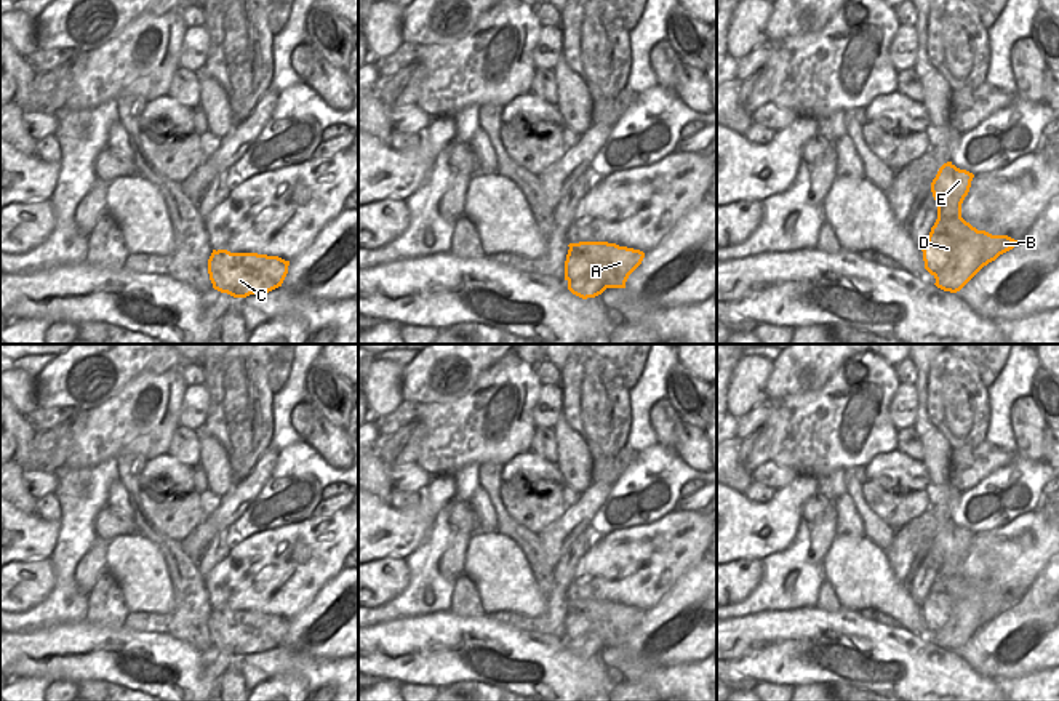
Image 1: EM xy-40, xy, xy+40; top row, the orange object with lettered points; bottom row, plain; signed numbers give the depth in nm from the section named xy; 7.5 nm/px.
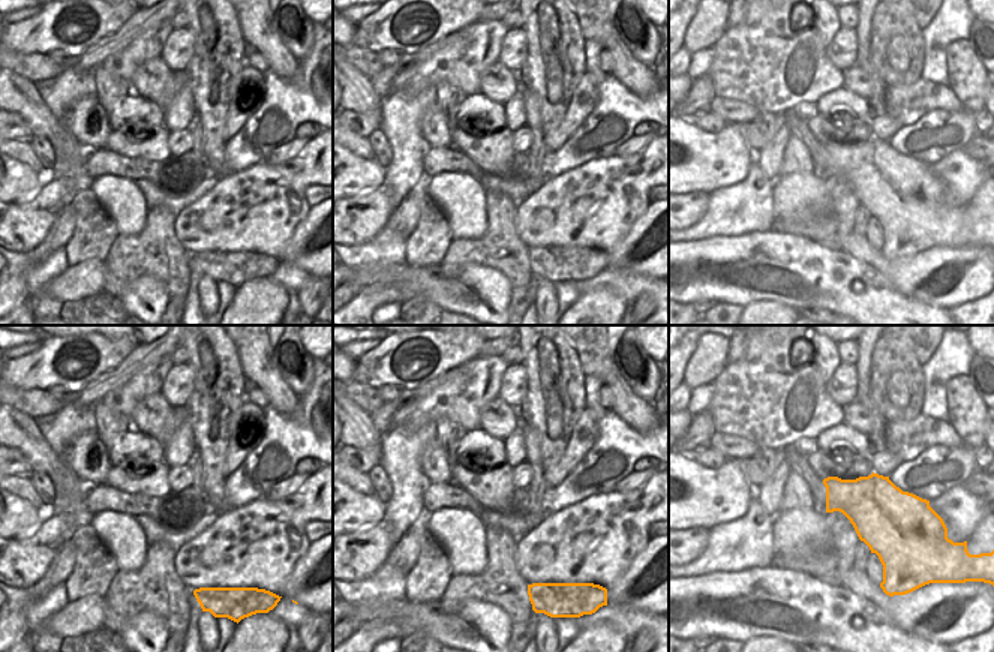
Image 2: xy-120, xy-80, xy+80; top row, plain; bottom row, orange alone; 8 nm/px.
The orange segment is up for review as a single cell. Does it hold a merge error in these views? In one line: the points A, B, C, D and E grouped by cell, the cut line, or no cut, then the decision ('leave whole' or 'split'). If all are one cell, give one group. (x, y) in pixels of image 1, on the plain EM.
groups A B D E / C; cut xy-40 (216, 610), (234, 624), (245, 624), (253, 631), (287, 626); split

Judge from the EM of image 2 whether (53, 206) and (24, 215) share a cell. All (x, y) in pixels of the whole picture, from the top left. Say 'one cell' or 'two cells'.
one cell

